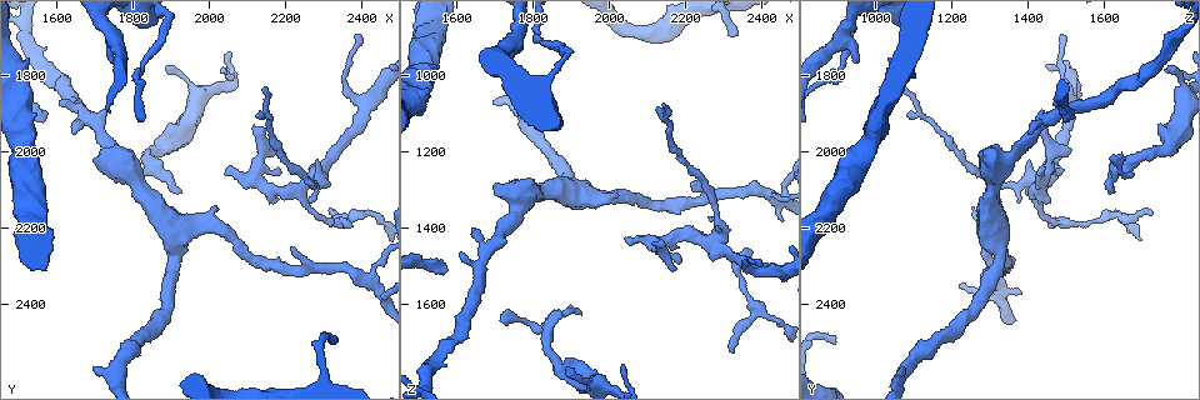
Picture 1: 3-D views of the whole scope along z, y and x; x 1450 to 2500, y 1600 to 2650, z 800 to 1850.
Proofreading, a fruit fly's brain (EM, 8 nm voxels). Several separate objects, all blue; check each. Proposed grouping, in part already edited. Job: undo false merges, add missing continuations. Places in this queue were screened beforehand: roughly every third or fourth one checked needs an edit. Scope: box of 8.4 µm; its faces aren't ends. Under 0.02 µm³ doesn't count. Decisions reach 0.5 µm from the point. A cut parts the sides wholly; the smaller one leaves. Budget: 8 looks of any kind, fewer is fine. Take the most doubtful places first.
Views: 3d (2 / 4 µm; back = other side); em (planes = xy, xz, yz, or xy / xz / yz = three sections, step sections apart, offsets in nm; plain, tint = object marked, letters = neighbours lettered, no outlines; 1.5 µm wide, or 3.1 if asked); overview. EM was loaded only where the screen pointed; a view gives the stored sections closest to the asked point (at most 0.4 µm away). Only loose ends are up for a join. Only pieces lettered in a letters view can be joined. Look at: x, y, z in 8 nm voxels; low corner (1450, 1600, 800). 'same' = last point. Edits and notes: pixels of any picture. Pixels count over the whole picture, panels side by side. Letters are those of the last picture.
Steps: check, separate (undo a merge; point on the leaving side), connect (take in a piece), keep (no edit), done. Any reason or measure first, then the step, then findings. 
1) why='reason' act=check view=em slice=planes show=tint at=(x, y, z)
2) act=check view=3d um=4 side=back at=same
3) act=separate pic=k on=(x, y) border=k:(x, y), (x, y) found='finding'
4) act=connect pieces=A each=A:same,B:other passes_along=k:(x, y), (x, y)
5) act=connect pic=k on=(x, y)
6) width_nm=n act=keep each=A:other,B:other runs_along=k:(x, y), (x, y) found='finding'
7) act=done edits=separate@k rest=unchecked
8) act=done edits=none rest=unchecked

act=check view=3d um=2 at=(2305, 2490, 890)

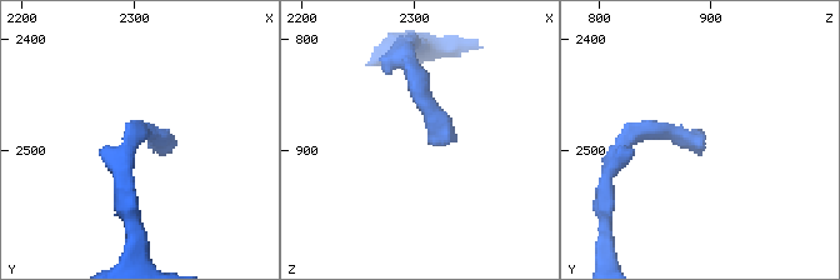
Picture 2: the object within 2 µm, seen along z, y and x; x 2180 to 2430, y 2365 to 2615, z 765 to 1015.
act=check view=em slice=yz step=8 show=letters at=(2312, 2496, 892)

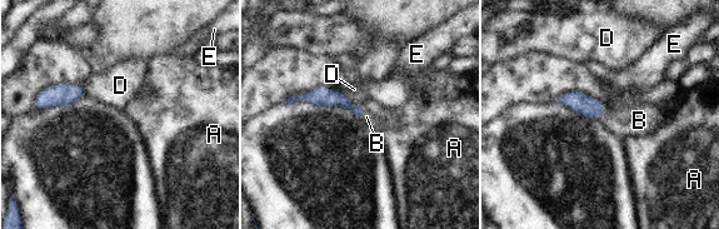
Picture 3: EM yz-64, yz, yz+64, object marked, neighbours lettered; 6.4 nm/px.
act=check view=em slice=xy step=4 show=letters at=same

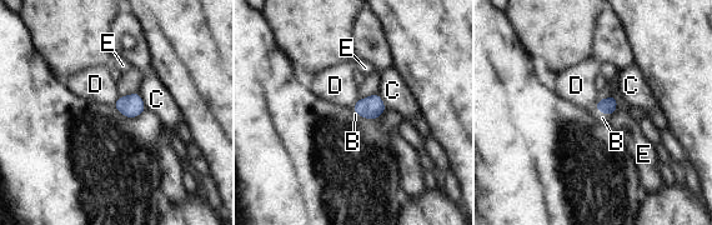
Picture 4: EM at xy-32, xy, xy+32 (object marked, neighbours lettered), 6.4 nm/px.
width_nm=100 longest_contact=E:150nm act=connect pic=4 on=(602, 118) each=B:same,C:other,D:other,E:other found='the cell continues'

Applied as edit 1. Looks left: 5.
act=check view=overview

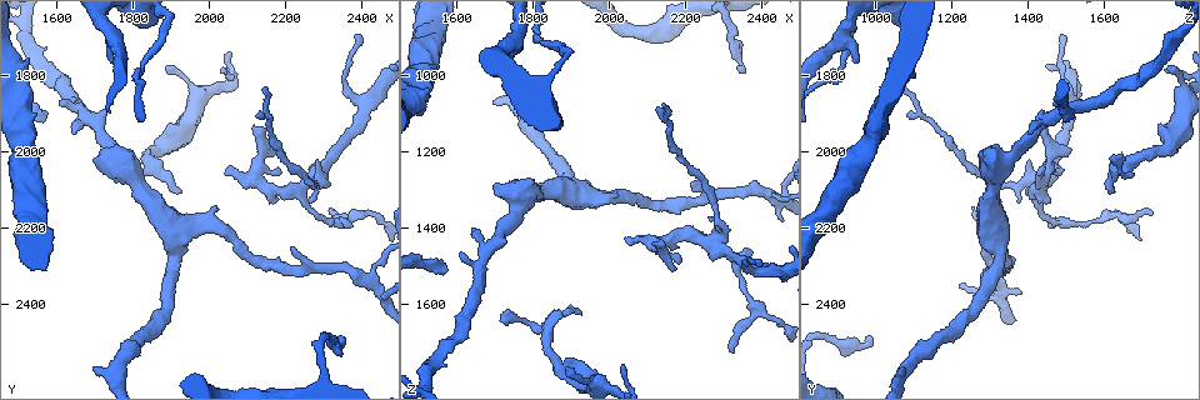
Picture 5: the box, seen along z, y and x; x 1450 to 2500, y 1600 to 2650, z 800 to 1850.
why='calibre changes' act=check view=em slice=planes show=tint at=(2275, 2085, 1340)

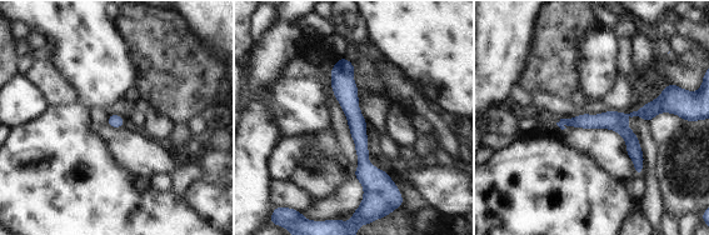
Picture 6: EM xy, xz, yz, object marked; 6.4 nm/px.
act=check view=em slice=planes show=letters at=same

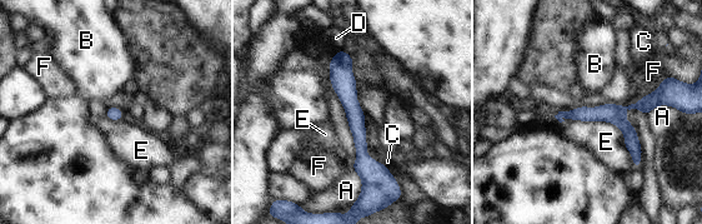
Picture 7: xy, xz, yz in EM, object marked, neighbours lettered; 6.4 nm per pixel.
longest_contact=E:550nm act=keep each=A:other,B:other,C:other,D:other,E:other,F:other runs_along=7:(340, 53), (366, 187) found='continuous, no second cell'

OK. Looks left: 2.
act=done edits=connect@4 rest=unchecked

